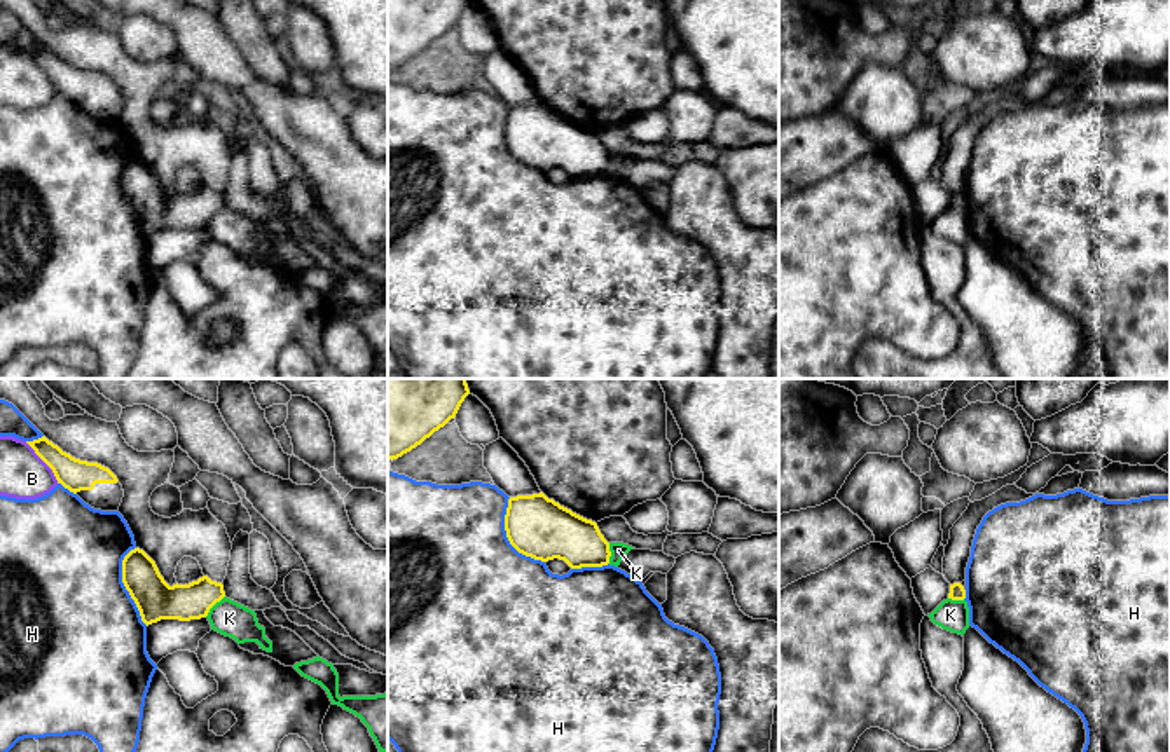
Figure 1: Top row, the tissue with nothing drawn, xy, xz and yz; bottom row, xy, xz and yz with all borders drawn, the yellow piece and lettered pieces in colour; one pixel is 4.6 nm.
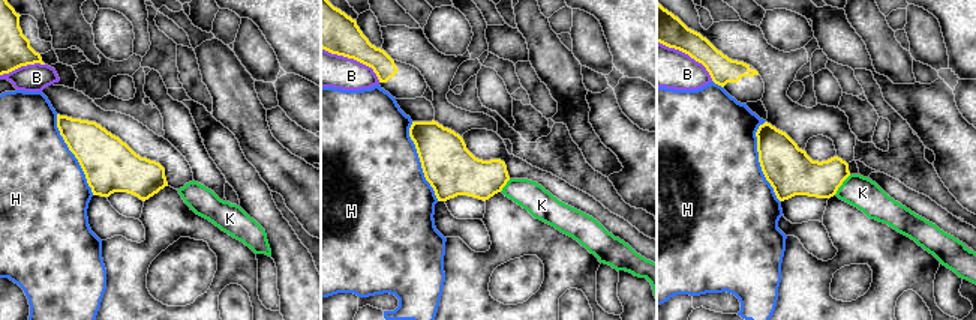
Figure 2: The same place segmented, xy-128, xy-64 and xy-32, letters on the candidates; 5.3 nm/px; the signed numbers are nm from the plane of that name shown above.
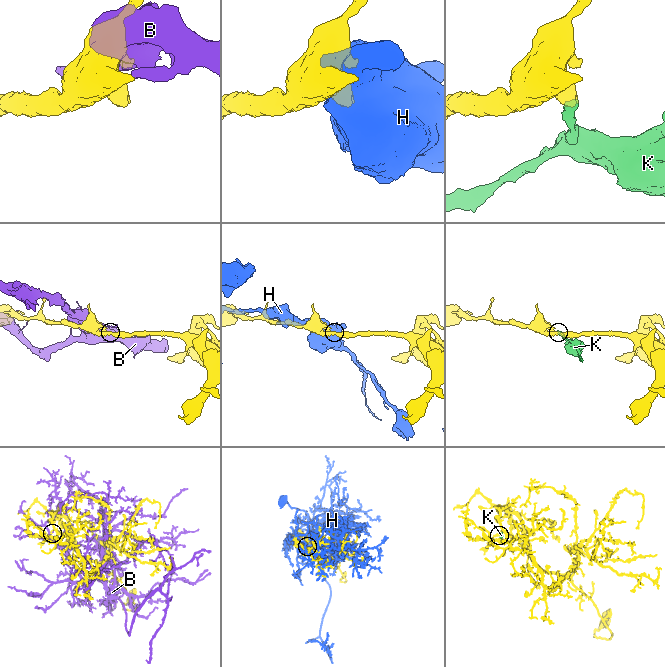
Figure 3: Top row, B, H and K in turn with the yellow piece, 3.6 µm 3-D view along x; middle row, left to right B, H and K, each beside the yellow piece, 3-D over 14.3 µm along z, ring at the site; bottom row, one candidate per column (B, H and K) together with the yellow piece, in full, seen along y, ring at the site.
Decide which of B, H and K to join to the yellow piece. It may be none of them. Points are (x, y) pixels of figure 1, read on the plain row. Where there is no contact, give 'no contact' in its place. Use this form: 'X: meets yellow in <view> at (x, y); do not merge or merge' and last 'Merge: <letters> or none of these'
B: meets yellow in xy at (44, 70); do not merge
H: meets yellow in xy at (124, 194); do not merge
K: meets yellow in xy at (213, 213); do not merge
Merge: none of these

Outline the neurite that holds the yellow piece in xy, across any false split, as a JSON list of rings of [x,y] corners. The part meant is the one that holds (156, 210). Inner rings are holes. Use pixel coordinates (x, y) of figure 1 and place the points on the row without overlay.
[[[140,157],[122,169],[122,192],[148,236],[161,229],[201,229],[225,206],[224,194],[208,185],[189,194],[169,195],[155,171]]]

